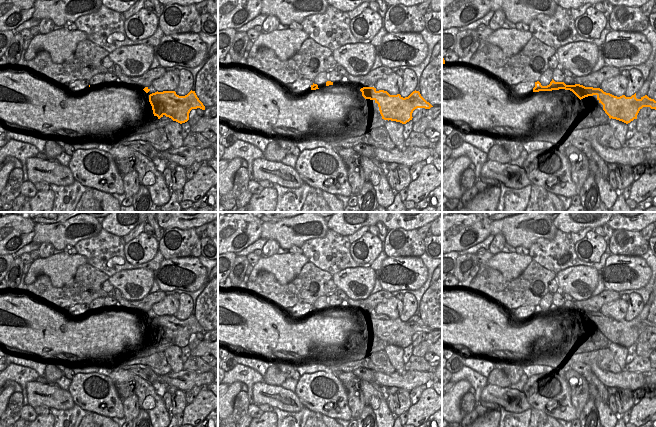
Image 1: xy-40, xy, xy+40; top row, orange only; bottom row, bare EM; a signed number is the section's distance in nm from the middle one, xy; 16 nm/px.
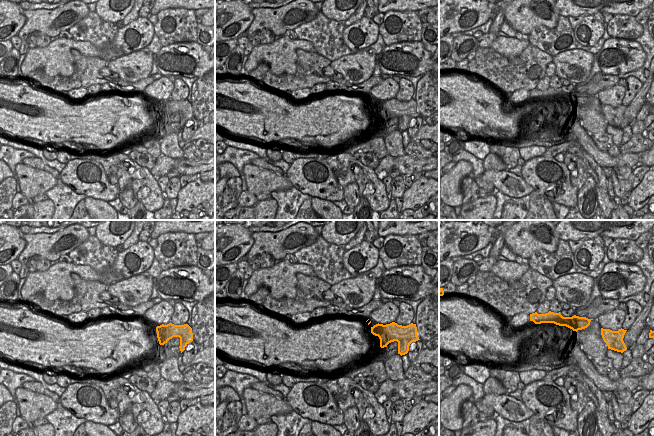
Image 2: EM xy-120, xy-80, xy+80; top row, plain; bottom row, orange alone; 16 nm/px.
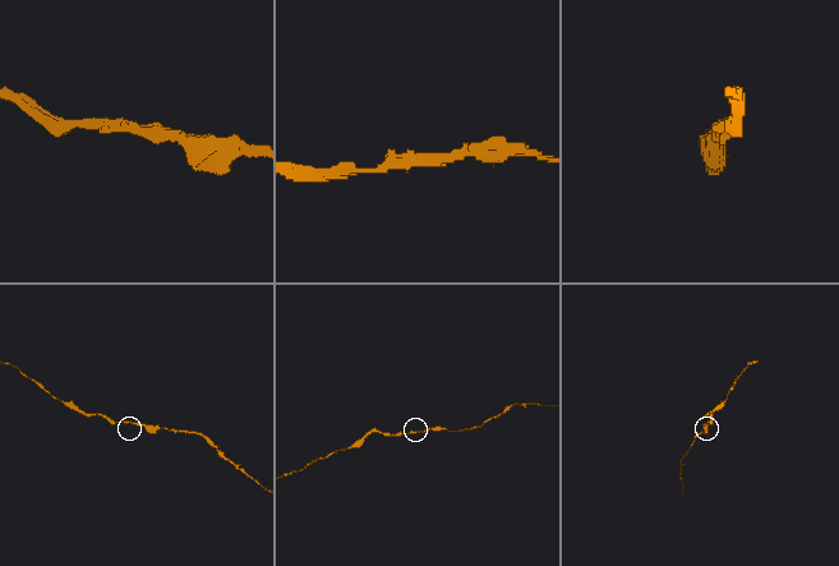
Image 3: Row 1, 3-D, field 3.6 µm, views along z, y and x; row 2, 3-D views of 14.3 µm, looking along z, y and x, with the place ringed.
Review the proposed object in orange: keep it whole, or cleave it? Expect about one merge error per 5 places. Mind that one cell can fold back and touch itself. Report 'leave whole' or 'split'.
leave whole

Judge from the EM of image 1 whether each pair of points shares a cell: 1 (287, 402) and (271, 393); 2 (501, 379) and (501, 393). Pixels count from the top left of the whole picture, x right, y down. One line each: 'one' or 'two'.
1: one
2: two

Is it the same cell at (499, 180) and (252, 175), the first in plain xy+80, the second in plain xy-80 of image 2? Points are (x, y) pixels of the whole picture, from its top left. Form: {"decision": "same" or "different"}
{"decision": "same"}

